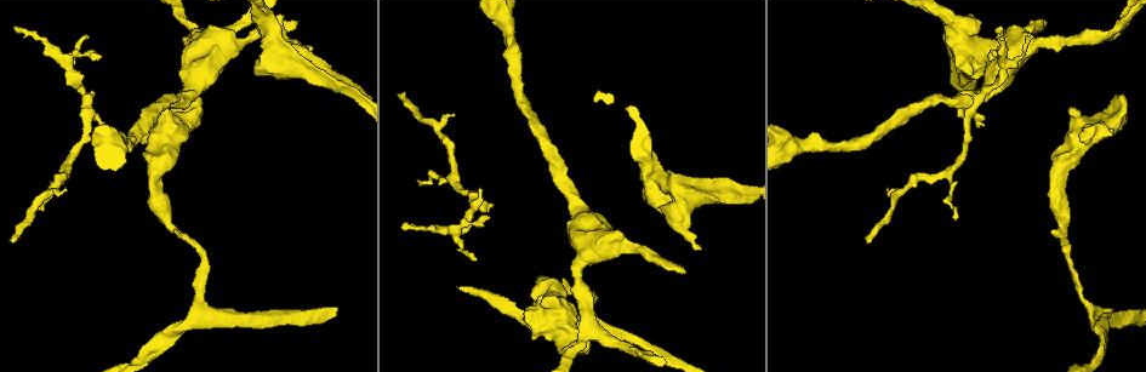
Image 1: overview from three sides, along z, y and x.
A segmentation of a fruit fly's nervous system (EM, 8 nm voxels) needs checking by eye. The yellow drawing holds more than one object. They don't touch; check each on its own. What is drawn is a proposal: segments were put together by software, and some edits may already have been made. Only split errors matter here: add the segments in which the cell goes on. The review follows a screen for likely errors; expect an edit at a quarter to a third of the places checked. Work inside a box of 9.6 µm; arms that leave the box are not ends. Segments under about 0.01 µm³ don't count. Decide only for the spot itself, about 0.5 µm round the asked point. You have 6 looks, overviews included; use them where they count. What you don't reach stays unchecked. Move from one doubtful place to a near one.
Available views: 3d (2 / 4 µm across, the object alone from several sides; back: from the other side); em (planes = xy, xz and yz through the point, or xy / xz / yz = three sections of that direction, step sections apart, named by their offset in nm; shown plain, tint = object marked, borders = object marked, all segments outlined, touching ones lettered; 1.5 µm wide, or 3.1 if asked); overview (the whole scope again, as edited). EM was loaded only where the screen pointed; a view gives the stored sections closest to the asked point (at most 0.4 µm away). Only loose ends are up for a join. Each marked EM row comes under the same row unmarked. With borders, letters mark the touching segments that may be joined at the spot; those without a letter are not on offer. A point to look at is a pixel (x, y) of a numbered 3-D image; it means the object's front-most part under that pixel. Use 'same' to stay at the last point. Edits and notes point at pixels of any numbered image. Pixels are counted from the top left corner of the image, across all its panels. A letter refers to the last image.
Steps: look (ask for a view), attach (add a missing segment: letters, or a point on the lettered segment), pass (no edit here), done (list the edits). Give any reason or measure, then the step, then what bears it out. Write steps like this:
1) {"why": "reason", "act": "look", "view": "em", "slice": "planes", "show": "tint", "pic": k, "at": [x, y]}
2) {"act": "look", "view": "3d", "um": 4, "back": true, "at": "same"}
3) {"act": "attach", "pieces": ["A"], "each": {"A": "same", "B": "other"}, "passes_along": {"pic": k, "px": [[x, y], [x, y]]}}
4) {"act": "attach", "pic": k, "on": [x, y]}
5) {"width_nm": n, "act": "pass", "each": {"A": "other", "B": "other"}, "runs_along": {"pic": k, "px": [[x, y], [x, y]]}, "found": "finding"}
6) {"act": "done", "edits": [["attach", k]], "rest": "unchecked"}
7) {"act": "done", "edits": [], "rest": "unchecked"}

{"why": "branch stops here", "act": "look", "view": "em", "slice": "xz", "step": 4, "show": "borders", "pic": 1, "at": [84, 36]}

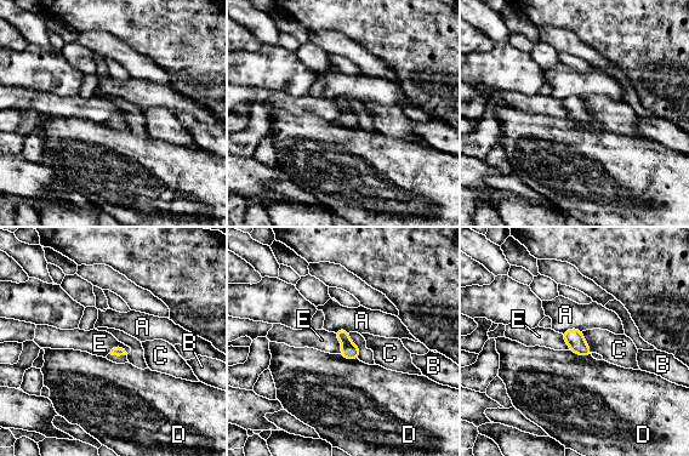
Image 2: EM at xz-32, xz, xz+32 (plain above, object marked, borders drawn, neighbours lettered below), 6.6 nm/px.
{"why": "cut it another way", "act": "look", "view": "em", "slice": "xy", "step": 4, "show": "borders", "at": "same"}

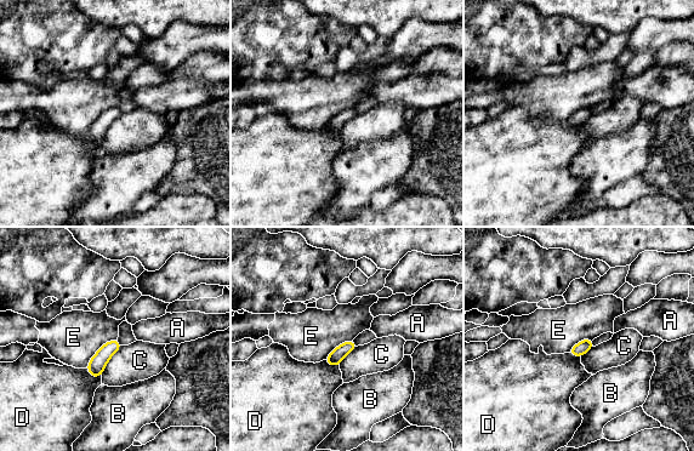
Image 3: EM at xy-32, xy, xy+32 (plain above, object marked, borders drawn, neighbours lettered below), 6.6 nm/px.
{"act": "pass", "each": {"A": "other", "B": "other", "C": "other", "D": "other", "E": "other"}, "border": {"pic": 3, "px": [[117, 338], [107, 341], [85, 367]]}, "found": "none of them fits"}

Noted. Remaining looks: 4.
{"why": "thin end", "act": "look", "view": "3d", "um": 2, "pic": 1, "at": [16, 29]}

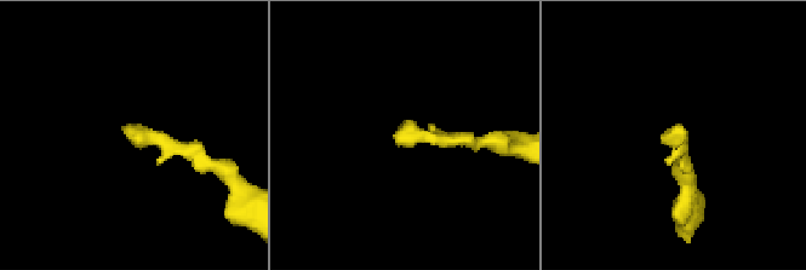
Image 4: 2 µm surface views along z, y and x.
{"why": "now the EM", "act": "look", "view": "em", "slice": "xy", "step": 8, "show": "tint", "pic": 4, "at": [124, 130]}

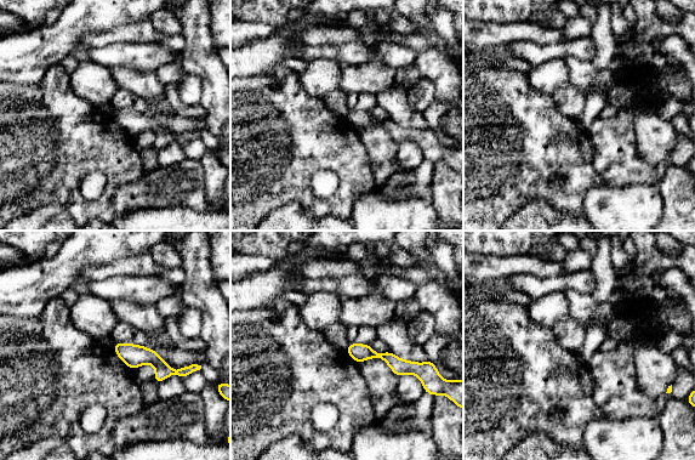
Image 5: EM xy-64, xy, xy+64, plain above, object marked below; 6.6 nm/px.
{"act": "look", "view": "em", "slice": "xz", "step": 8, "show": "borders", "at": "same"}

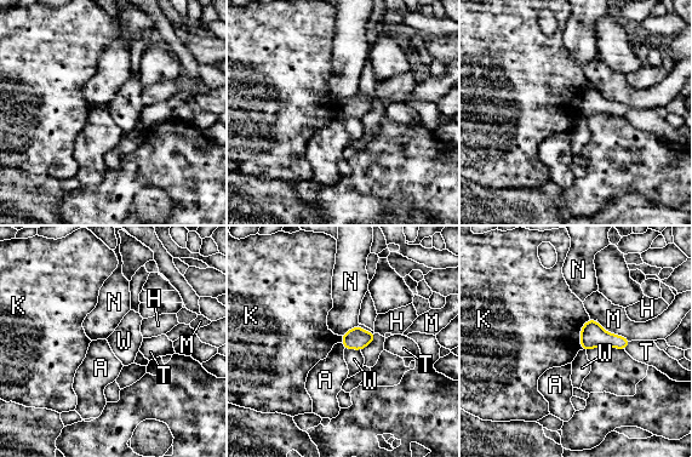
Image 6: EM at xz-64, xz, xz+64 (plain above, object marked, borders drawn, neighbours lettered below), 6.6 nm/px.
{"width_nm": 150, "act": "pass", "each": {"A": "other", "H": "other", "K": "other", "M": "other", "N": "other", "T": "other", "W": "other"}, "border": {"pic": 6, "px": [[589, 318], [581, 329], [581, 349]]}, "found": "none of them fits"}

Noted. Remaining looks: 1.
{"act": "done", "edits": [], "rest": "unchecked"}

